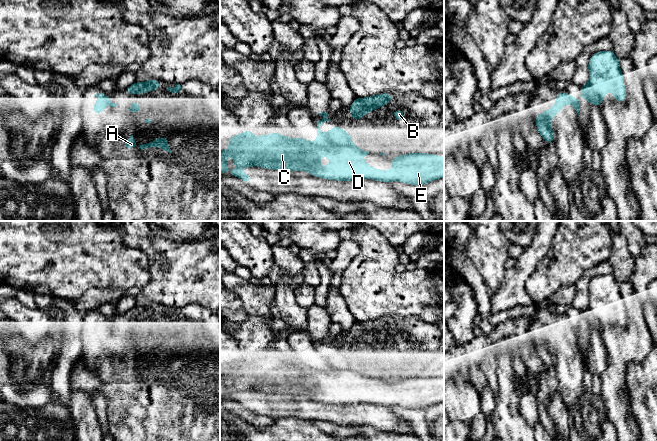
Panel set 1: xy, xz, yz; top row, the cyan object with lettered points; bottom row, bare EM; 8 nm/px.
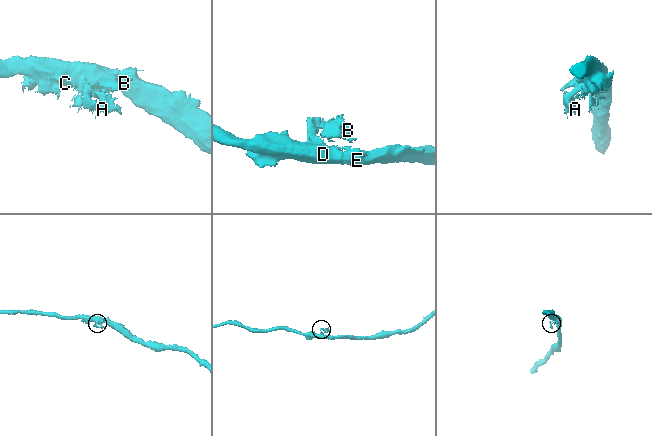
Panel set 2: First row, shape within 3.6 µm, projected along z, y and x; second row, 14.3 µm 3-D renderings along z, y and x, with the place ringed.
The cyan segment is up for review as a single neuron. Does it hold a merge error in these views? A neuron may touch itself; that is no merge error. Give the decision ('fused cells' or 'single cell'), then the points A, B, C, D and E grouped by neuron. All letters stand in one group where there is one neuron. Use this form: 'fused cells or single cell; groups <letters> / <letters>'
single cell; groups A B C D E

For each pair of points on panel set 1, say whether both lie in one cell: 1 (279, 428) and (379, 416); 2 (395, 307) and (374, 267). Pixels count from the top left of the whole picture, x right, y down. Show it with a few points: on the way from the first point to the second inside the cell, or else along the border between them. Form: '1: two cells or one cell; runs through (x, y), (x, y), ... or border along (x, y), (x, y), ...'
1: two cells; border along (288, 417), (301, 419)
2: one cell; runs through (391, 297), (374, 280), (374, 277)

